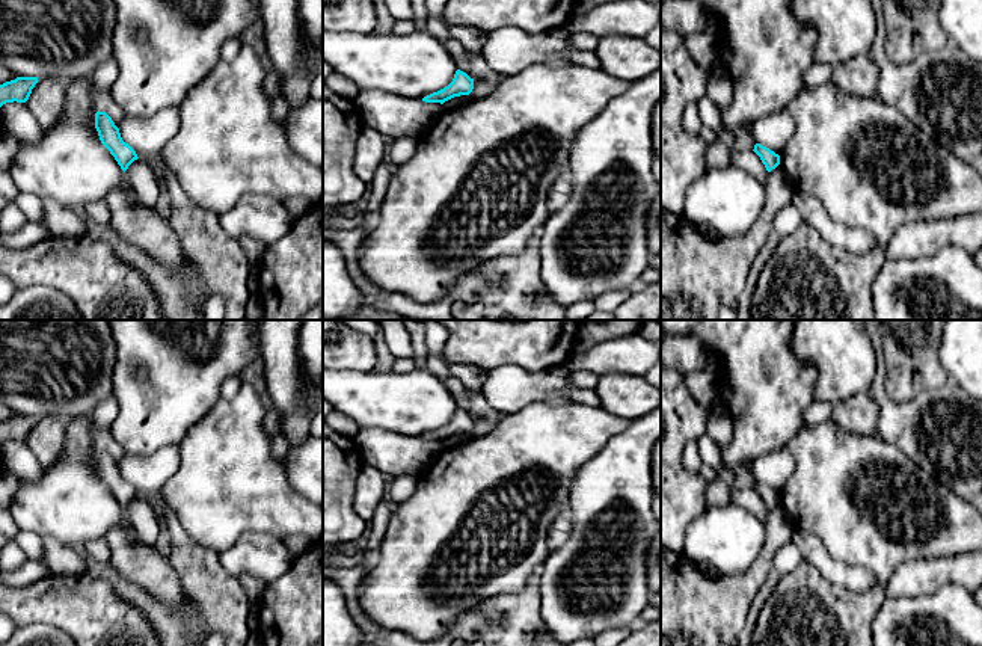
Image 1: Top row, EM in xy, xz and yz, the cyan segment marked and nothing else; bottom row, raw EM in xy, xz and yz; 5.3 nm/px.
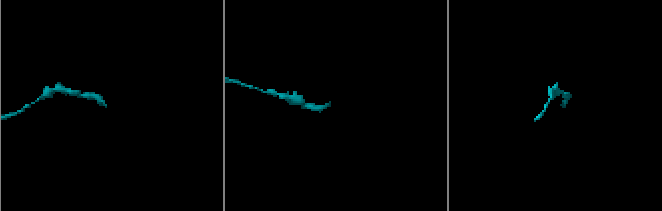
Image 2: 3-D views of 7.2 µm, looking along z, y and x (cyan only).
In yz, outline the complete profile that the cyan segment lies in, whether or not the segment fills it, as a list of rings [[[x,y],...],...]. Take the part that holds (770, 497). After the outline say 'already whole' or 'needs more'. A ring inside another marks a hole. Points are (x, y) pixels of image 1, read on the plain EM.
[[[756,481],[753,489],[760,495],[768,510],[771,510],[780,503],[780,494],[771,489],[769,486]]]; already whole

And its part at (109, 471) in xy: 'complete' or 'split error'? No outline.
complete

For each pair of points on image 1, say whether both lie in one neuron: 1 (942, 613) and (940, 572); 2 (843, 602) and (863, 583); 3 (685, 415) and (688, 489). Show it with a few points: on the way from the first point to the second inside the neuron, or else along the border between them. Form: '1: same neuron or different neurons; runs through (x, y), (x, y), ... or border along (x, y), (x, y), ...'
1: different neurons; border along (966, 589), (943, 584), (931, 593), (905, 598)
2: different neurons; border along (822, 577), (857, 590), (868, 590), (878, 583)
3: same neuron; runs through (676, 433), (676, 471)

